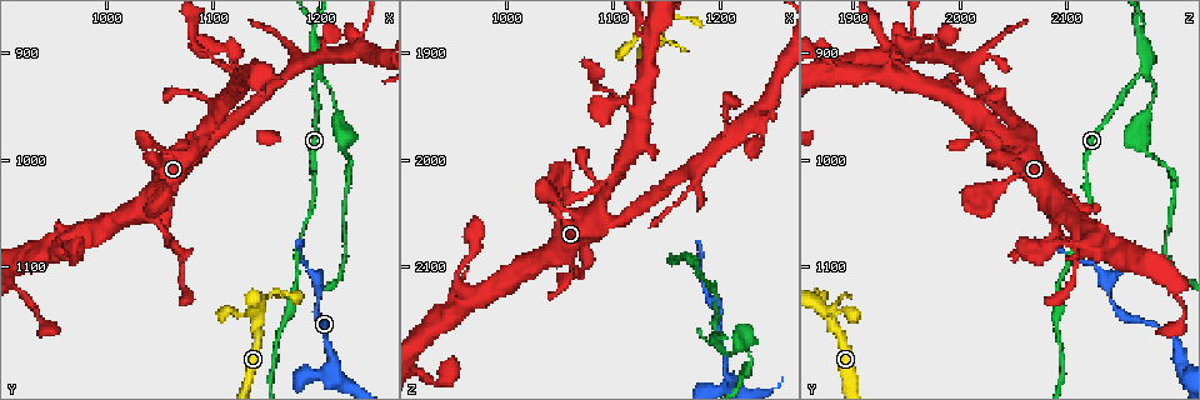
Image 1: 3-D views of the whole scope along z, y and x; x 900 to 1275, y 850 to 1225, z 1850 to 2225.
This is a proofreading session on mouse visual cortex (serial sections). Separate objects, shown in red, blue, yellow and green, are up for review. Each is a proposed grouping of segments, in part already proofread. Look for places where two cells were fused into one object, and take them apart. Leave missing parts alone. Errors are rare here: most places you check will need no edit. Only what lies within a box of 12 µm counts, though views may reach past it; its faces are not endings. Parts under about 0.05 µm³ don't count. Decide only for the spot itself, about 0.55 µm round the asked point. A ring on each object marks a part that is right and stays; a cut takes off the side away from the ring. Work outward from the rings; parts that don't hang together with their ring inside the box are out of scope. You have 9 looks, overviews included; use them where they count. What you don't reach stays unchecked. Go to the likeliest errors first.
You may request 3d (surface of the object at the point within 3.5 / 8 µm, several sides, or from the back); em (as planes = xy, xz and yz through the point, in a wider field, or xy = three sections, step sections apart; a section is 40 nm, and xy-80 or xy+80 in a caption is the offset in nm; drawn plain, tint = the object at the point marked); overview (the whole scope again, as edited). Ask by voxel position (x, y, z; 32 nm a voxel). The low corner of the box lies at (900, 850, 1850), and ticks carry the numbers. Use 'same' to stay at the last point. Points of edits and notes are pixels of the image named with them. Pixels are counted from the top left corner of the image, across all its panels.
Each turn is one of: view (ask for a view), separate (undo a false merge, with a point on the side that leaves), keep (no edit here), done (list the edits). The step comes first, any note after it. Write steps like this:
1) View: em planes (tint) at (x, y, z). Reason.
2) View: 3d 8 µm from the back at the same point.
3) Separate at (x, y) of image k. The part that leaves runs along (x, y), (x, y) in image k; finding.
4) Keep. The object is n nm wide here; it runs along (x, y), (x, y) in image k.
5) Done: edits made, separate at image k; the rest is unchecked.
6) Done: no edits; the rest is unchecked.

View: 3d 3.5 µm from the back at (1200, 918, 2170). Arms part here.

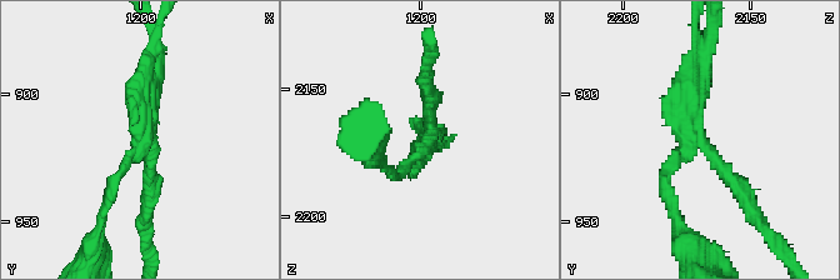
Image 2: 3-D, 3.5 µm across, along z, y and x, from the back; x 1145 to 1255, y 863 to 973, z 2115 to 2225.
View: em xy step 1 (tint) at (1198, 918, 2171). 3 arms meet here; the arms are 150, 200, 300 nm wide.

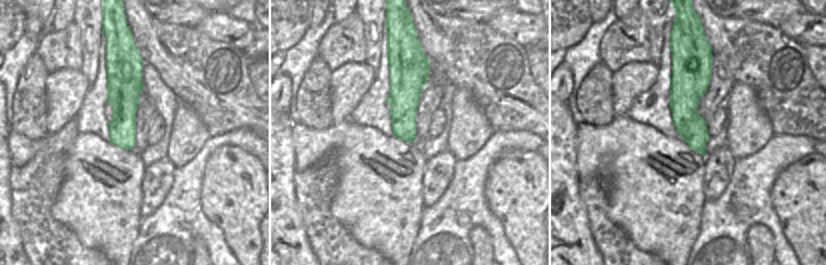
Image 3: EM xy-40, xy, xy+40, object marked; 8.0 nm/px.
Separate at (665, 168) of image 2. A border runs along (689, 55), (696, 60), (700, 98) in image 3; a second cell is stuck on.

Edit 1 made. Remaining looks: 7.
View: 3d 8 µm at (1138, 1144, 1876). Abrupt turn.

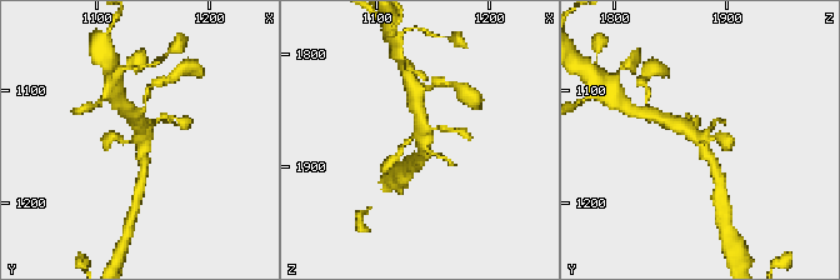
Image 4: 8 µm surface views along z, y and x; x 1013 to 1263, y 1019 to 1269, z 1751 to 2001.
View: em xy step 3 (tint) at (1142, 1142, 1876).

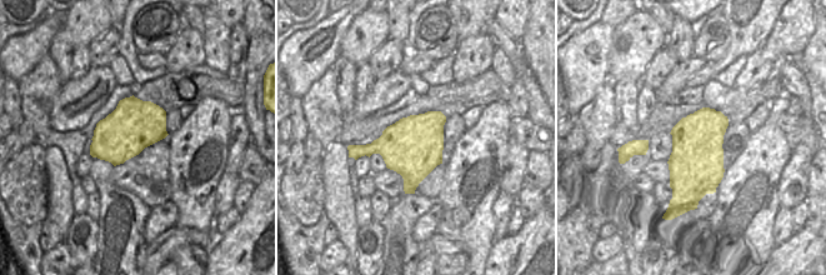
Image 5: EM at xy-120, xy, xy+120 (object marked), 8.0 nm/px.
Keep. It runs along (718, 170), (698, 136), (671, 121) in image 4; one cell here.

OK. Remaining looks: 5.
View: 3d 8 µm at (1198, 1124, 2138). Sudden change in width.

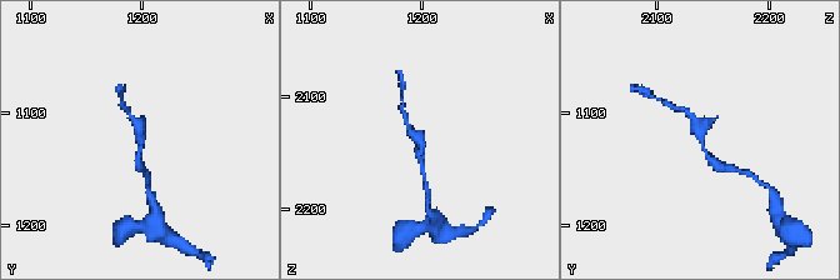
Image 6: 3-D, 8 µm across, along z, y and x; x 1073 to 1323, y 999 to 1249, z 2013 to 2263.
View: em xy step 5 (tint) at (1202, 1124, 2140).

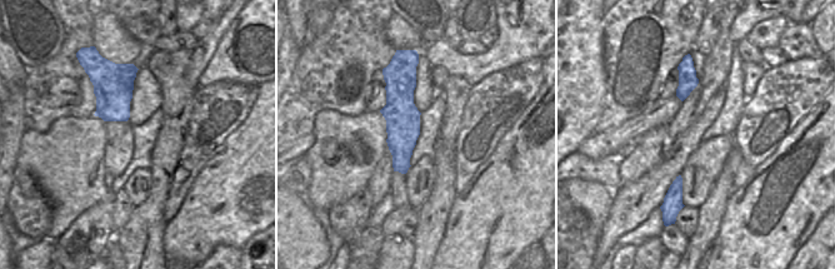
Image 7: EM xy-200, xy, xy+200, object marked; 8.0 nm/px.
Keep. It runs along (406, 69), (401, 81), (401, 169) in image 7; one cell here.

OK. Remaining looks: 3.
View: 3d 3.5 µm at (1094, 898, 1950). Sharp bend.

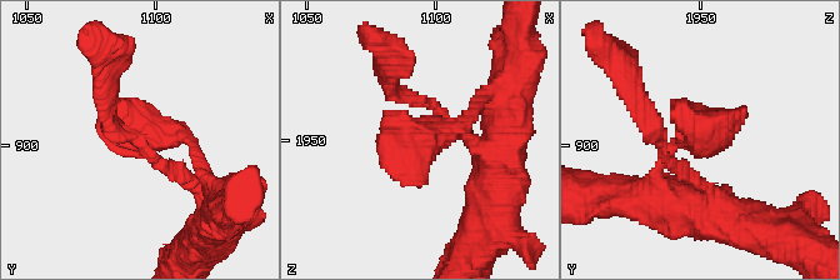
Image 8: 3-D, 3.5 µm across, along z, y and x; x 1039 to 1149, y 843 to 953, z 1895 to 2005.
View: em xy step 2 (tint) at (1094, 897, 1951).

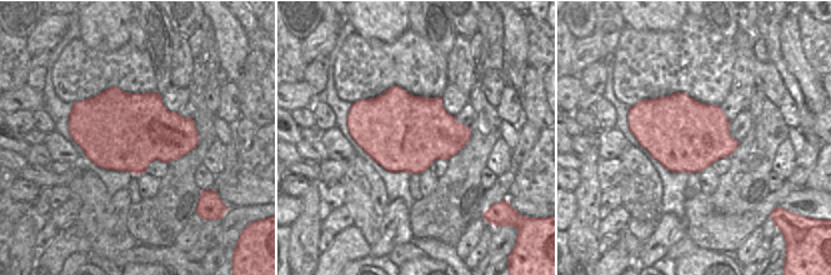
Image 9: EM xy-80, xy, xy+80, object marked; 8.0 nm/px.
Keep. The object is 650 nm wide here; it runs along (478, 103), (413, 150), (424, 183) in image 8; one cell here.

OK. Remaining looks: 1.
Done: edits made, separate at image 2; the rest is unchecked.

